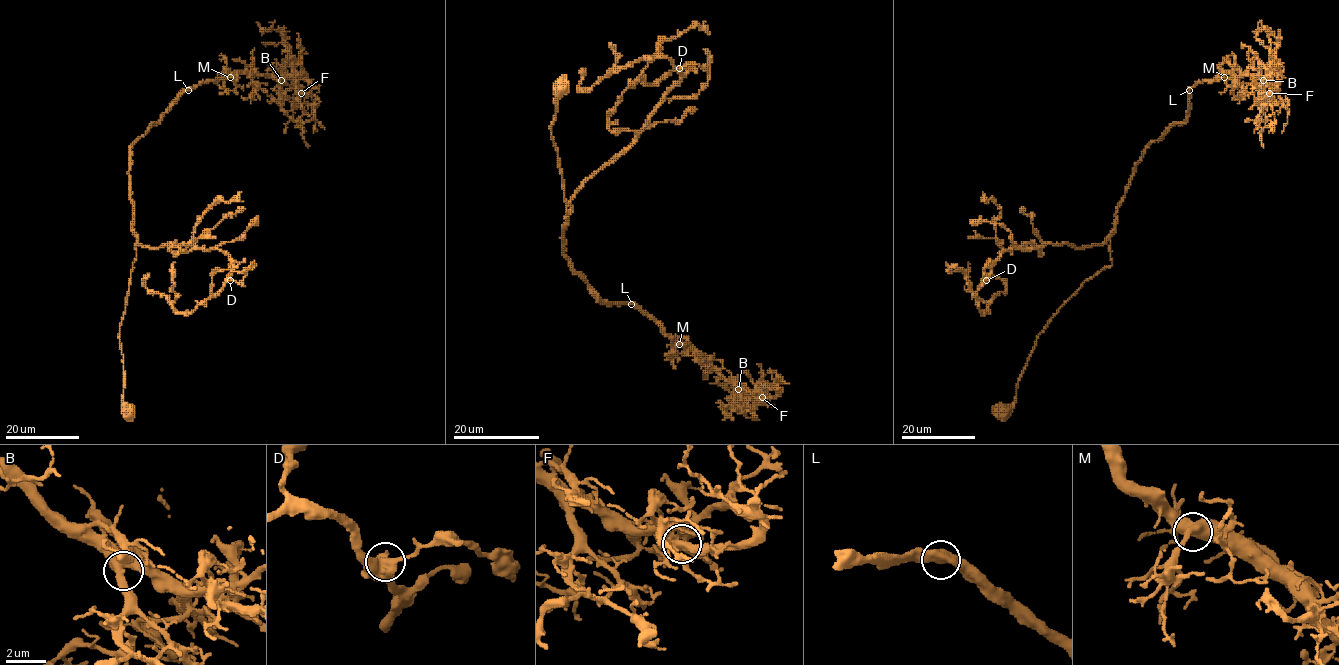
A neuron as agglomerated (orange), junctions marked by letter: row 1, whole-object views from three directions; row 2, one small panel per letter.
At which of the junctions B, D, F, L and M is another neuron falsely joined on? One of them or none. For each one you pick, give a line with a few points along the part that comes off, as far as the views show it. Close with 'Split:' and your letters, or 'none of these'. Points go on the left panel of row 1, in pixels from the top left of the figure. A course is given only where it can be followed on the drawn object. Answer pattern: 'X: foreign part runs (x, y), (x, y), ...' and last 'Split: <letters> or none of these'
Split: none of these

